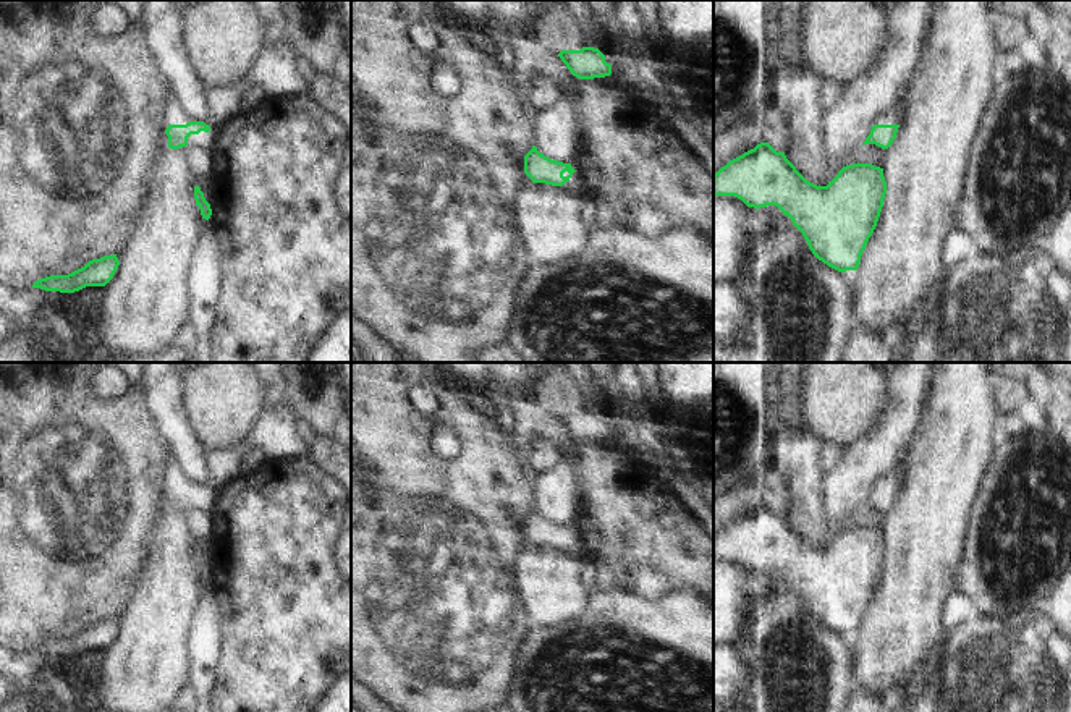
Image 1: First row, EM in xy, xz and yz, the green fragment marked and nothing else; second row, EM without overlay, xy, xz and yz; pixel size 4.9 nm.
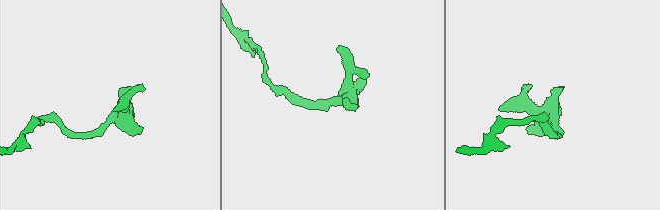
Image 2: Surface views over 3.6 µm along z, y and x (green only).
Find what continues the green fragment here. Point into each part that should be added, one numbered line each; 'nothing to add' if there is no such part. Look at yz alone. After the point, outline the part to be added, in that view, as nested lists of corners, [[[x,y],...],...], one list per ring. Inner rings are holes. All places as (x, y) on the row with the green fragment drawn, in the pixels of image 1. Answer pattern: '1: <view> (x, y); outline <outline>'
1: yz (892, 115); outline [[[909,86],[908,89],[898,97],[896,104],[888,108],[887,112],[880,113],[874,123],[874,125],[900,125],[900,113],[903,112],[904,108],[904,104],[906,104],[906,95],[909,92]]]

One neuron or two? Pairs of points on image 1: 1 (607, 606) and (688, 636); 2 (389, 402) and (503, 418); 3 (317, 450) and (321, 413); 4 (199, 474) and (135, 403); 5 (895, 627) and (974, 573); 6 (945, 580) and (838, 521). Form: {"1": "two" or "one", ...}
{"1": "one", "2": "two", "3": "two", "4": "two", "5": "two", "6": "two"}

